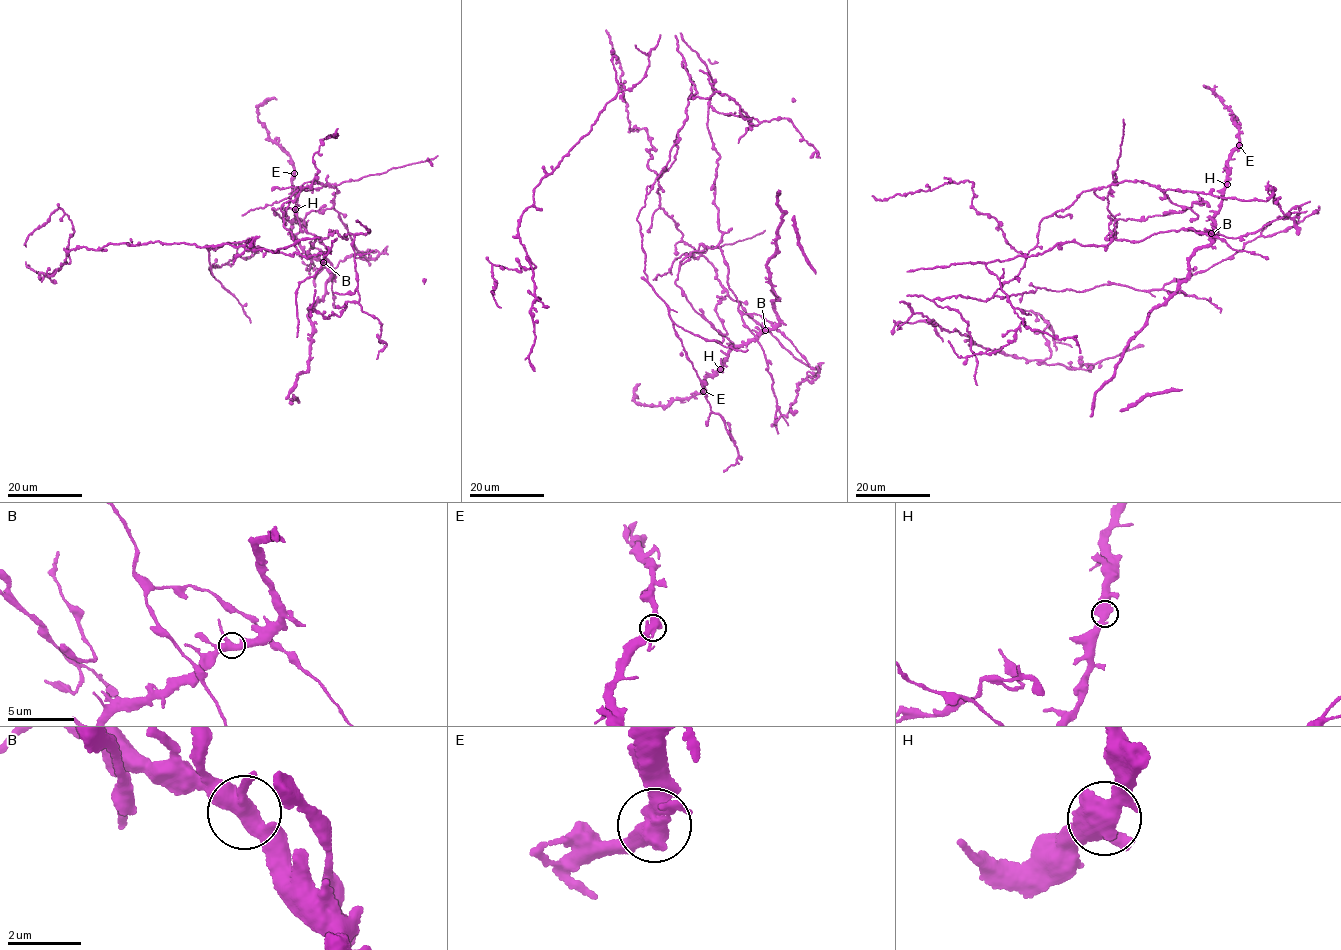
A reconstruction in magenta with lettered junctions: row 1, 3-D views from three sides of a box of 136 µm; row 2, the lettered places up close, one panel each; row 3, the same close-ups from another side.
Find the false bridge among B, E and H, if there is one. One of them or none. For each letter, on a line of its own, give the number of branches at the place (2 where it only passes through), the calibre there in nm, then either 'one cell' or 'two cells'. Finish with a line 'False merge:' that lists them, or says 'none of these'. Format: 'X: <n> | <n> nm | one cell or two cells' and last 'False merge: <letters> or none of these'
B: 3 | 400 nm | one cell
E: 3 | 400 nm | one cell
H: 3 | 400 nm | one cell
False merge: none of these

